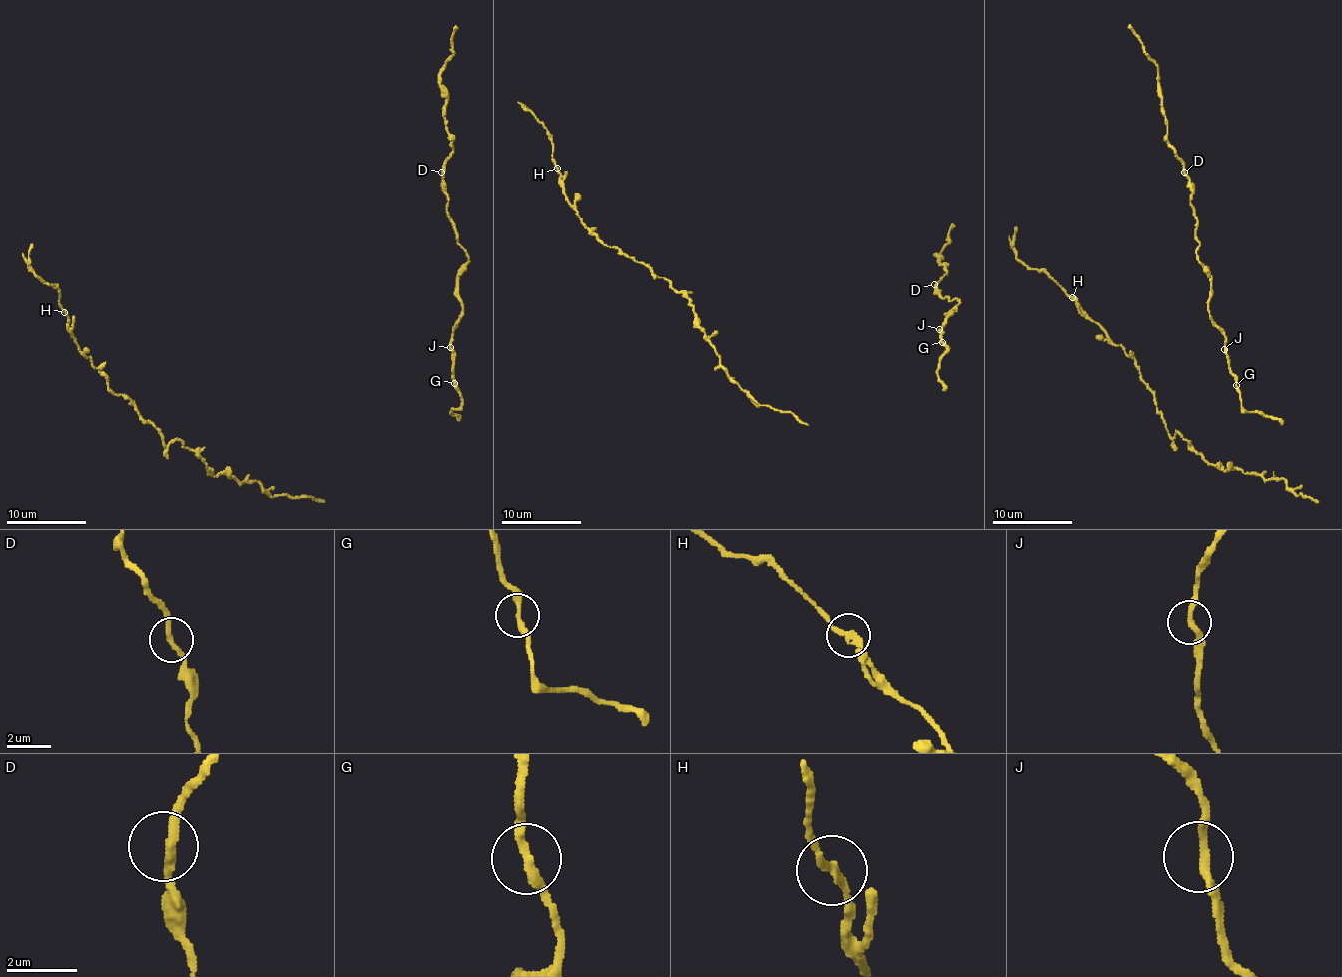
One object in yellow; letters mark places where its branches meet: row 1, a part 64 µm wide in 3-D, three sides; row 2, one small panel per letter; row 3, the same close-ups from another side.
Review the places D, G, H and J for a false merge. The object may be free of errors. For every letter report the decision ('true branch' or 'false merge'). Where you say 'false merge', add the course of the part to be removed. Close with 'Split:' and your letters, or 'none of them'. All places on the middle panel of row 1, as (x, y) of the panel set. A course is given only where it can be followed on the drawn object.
D: true branch
G: true branch
H: true branch
J: true branch
Split: none of them

